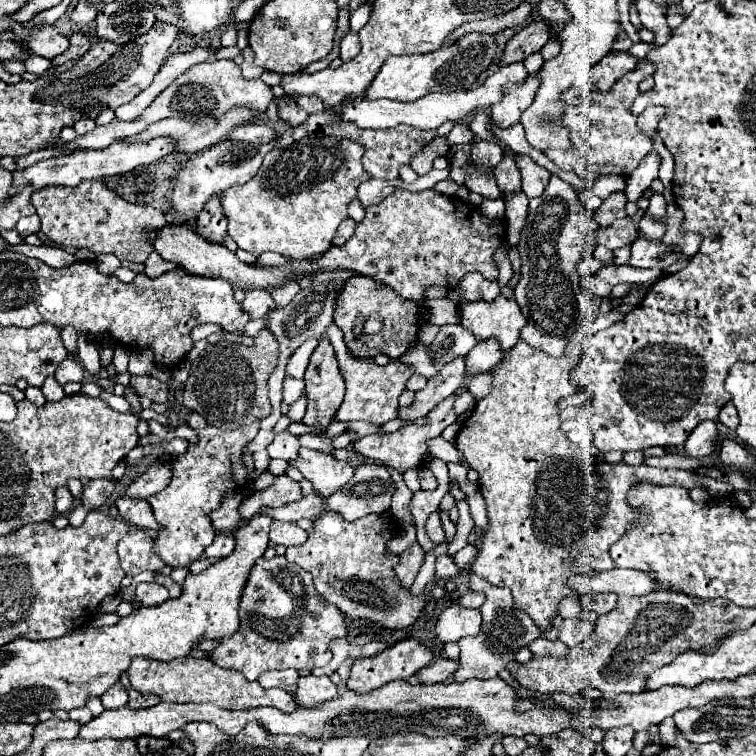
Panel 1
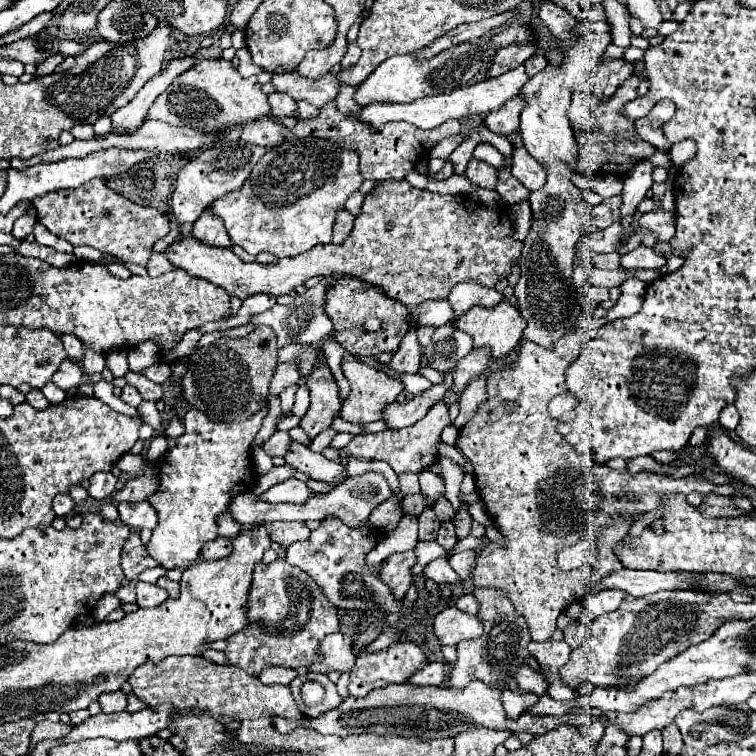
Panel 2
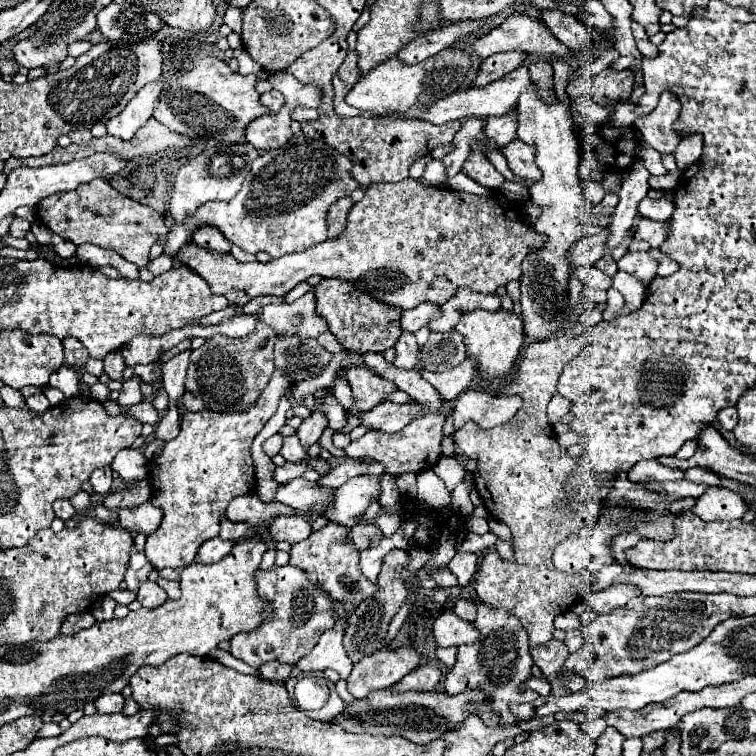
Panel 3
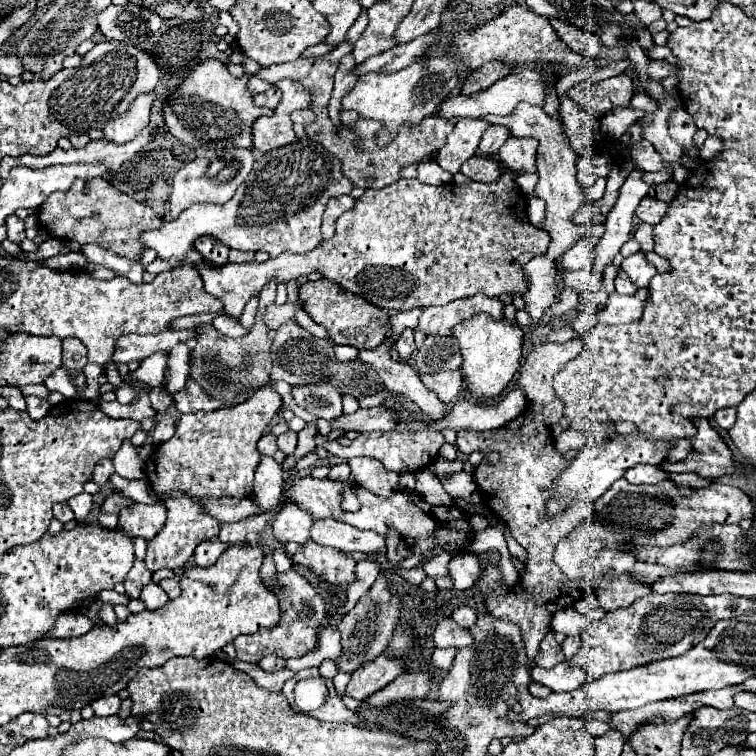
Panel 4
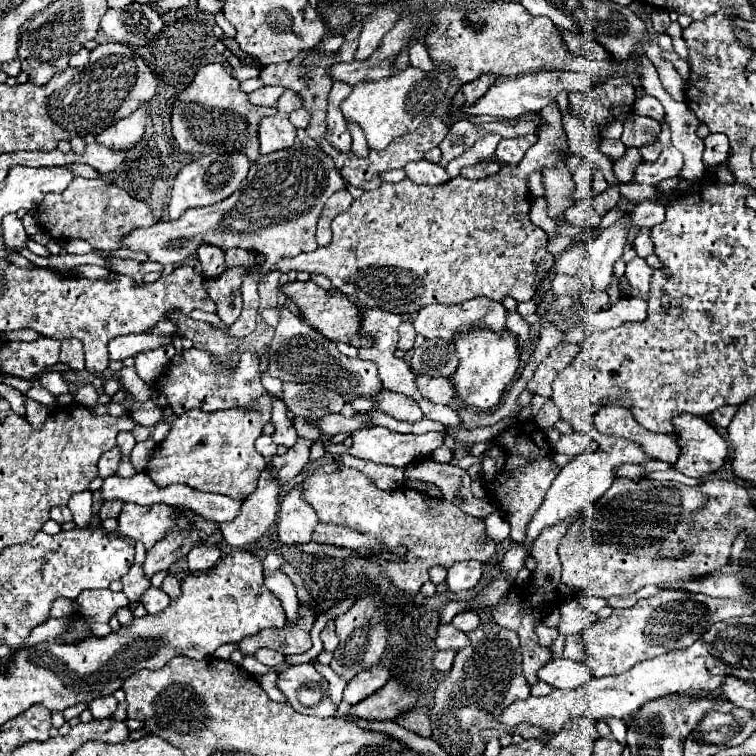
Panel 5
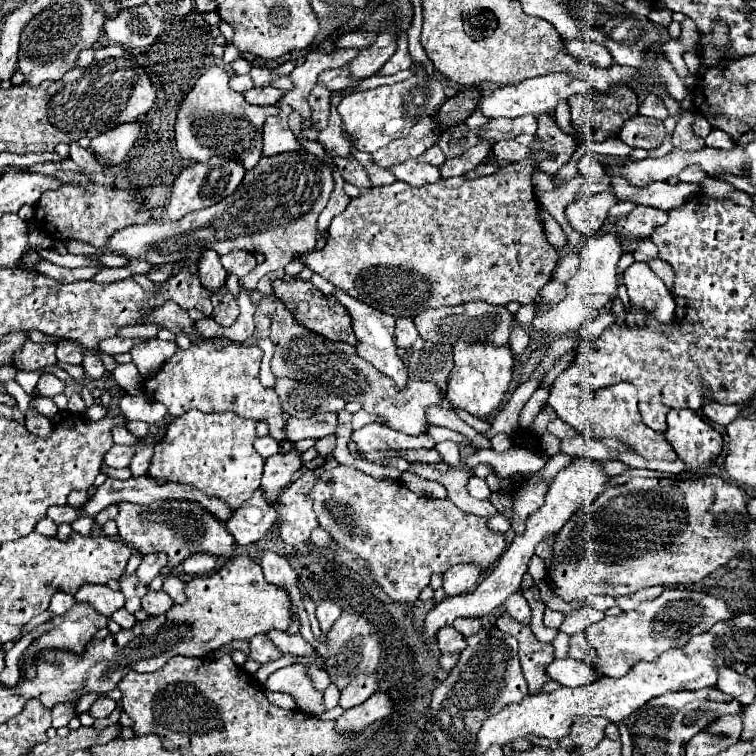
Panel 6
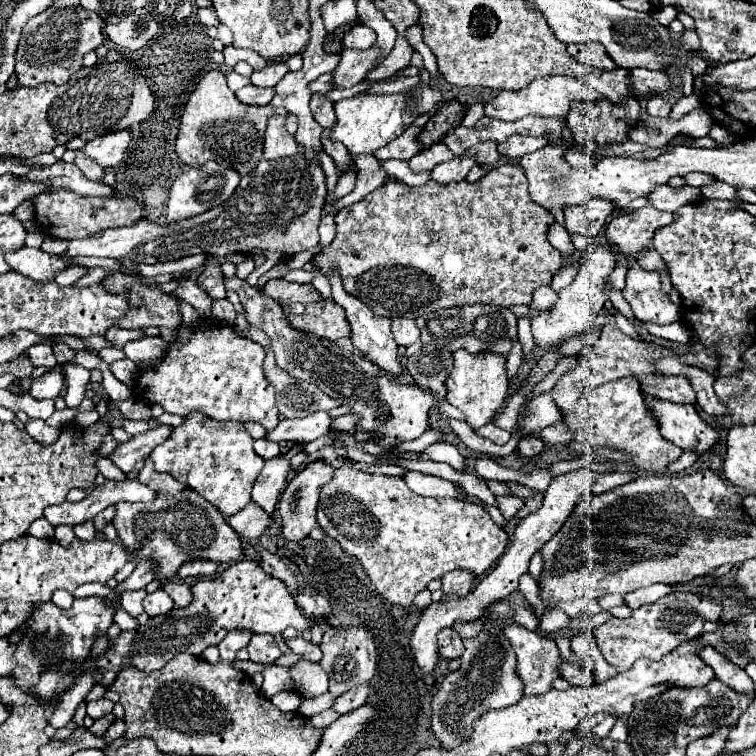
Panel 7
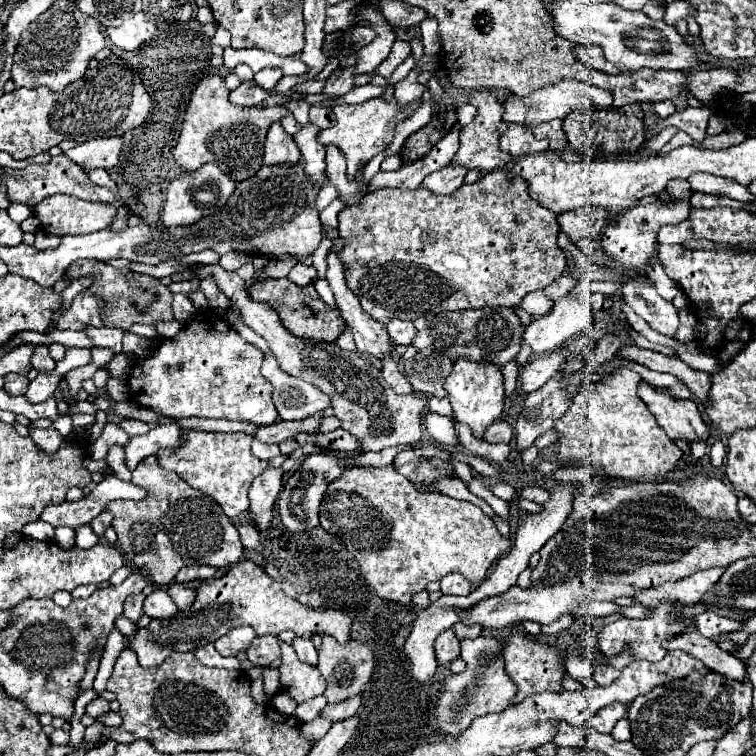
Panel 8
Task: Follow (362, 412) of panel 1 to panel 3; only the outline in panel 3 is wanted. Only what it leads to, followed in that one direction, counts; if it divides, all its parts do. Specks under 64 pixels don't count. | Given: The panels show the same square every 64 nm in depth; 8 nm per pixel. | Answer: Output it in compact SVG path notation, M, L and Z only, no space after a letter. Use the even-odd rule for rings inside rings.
M402 332L394 350L396 350L396 358L394 358L396 368L402 368L402 370L414 370L416 368L418 344L416 344L416 336L412 332ZM356 364L346 368L346 380L352 386L352 398L354 398L352 408L346 412L348 432L358 428L358 424L360 424L358 414L366 412L368 408L374 408L376 404L384 402L392 392L398 390L388 380L370 369L364 368L364 366L356 366Z

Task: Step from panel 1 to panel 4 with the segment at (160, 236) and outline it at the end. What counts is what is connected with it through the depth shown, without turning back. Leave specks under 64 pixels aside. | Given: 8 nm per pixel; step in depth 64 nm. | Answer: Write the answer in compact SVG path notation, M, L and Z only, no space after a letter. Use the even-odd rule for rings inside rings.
M506 170L498 182L482 184L470 182L466 186L444 184L444 186L428 186L418 182L416 178L402 178L394 184L388 184L380 190L368 188L354 204L352 210L344 212L336 222L336 234L330 240L324 240L312 252L306 254L280 254L278 258L270 258L268 262L248 262L248 264L224 264L214 266L208 260L200 260L196 264L202 280L206 282L206 292L220 298L224 302L226 316L242 316L246 302L254 296L260 296L262 288L268 286L270 280L276 284L286 284L300 276L308 276L310 272L320 272L324 278L336 282L340 288L350 290L356 296L364 296L370 304L382 306L386 310L412 310L416 306L438 306L448 304L452 300L474 296L478 292L494 298L502 292L518 292L524 294L526 278L524 264L544 254L550 236L548 232L532 226L526 218L524 196L514 184L516 174Z

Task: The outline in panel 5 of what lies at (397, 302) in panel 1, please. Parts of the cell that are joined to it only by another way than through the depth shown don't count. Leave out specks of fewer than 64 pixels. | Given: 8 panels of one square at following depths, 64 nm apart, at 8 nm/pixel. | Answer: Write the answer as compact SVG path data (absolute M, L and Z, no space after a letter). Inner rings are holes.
M308 280L308 282L288 282L284 286L284 294L298 304L304 320L312 328L316 328L320 334L330 338L332 342L346 342L346 344L352 344L356 348L370 348L374 344L372 338L360 334L362 308L356 302L352 302L348 296L344 296L338 288L326 290L326 288L320 288L318 284L314 284L312 280Z

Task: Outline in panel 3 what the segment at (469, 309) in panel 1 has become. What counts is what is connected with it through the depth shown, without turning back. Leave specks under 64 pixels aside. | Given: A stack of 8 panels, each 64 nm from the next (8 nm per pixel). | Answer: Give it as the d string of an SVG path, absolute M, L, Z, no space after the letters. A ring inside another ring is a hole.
M500 308L496 312L486 312L486 310L468 312L460 318L460 322L456 324L456 330L466 338L468 356L474 356L478 360L478 372L482 374L482 378L496 380L496 378L504 378L516 364L518 352L524 342L522 326L524 322L520 316Z

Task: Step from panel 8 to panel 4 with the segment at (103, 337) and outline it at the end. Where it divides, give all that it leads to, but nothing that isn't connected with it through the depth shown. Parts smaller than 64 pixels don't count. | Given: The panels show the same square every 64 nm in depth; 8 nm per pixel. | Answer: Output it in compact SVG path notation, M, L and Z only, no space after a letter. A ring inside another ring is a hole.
M198 314L180 317L171 322L169 329L179 330L179 329L193 329L201 324L210 324L211 321L219 314Z

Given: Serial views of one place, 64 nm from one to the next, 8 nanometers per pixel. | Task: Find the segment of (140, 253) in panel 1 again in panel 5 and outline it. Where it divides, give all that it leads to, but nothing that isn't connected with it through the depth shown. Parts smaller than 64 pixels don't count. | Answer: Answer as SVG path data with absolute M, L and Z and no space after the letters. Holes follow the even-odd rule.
M76 176L72 184L60 194L46 194L44 202L38 206L36 212L40 228L46 230L52 238L56 240L80 238L86 240L96 250L118 250L120 240L128 232L158 222L152 210L144 202L132 198L126 190L116 188L112 182L104 178L86 180L82 176Z

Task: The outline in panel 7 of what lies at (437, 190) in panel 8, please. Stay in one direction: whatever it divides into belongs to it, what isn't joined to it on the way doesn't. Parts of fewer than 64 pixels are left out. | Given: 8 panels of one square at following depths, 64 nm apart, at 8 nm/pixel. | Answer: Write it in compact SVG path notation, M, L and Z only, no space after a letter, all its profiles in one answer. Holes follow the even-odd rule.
M456 156L448 162L442 162L440 166L436 166L432 170L432 180L440 182L440 184L448 184L448 182L460 182L466 178L466 174L470 172L470 168L476 162L472 160L472 156Z

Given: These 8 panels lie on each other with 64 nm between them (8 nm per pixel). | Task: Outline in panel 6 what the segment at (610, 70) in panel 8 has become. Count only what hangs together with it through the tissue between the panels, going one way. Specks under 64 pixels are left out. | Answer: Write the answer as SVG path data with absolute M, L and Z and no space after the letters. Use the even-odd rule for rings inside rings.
M566 40L566 50L576 56L576 58L582 58L582 60L590 60L592 64L600 66L600 68L606 68L612 64L612 56L610 52L600 46L598 42L590 42L590 40Z

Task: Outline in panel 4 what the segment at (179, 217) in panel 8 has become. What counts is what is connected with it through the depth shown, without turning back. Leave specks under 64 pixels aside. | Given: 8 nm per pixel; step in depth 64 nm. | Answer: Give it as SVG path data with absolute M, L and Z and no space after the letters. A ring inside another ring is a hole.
M224 148L224 150L204 150L196 160L184 164L174 176L170 194L170 216L180 216L192 204L216 202L222 204L234 196L236 188L246 180L254 164L254 154L250 148Z

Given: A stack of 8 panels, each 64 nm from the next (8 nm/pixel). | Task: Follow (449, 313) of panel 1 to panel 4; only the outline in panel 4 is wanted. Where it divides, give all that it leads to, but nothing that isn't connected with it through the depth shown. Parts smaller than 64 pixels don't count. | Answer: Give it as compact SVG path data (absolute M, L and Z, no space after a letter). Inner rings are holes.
M414 308L414 310L398 312L396 316L392 316L390 318L390 328L394 332L394 338L392 340L396 340L400 336L400 332L404 332L404 328L416 328L418 318L420 318L420 312L422 312L422 308Z

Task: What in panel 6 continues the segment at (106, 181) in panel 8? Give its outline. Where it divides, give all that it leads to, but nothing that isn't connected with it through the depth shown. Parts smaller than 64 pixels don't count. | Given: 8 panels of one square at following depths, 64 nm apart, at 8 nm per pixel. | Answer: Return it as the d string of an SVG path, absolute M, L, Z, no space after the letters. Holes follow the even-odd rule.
M72 142L70 144L70 158L82 166L86 172L102 172L104 168L94 160L94 156L90 154L88 148L82 148L78 142Z

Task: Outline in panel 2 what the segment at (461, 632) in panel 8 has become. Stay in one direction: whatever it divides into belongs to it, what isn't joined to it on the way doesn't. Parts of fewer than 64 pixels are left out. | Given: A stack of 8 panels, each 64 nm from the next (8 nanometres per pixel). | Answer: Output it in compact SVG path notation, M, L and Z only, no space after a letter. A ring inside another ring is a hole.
M466 594L466 596L458 598L456 606L458 606L458 610L462 610L462 612L468 612L468 614L472 614L472 616L474 616L474 614L480 610L478 602L474 600L474 594Z

